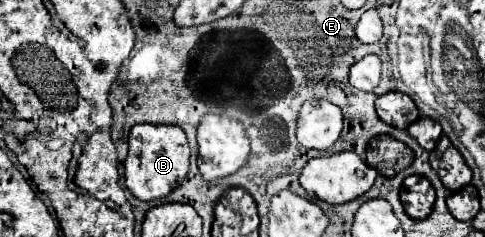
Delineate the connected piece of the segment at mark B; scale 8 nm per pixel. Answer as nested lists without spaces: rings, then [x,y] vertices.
[[[135,124],[129,132],[129,152],[125,158],[125,184],[139,200],[167,196],[189,172],[189,142],[179,126]]]

